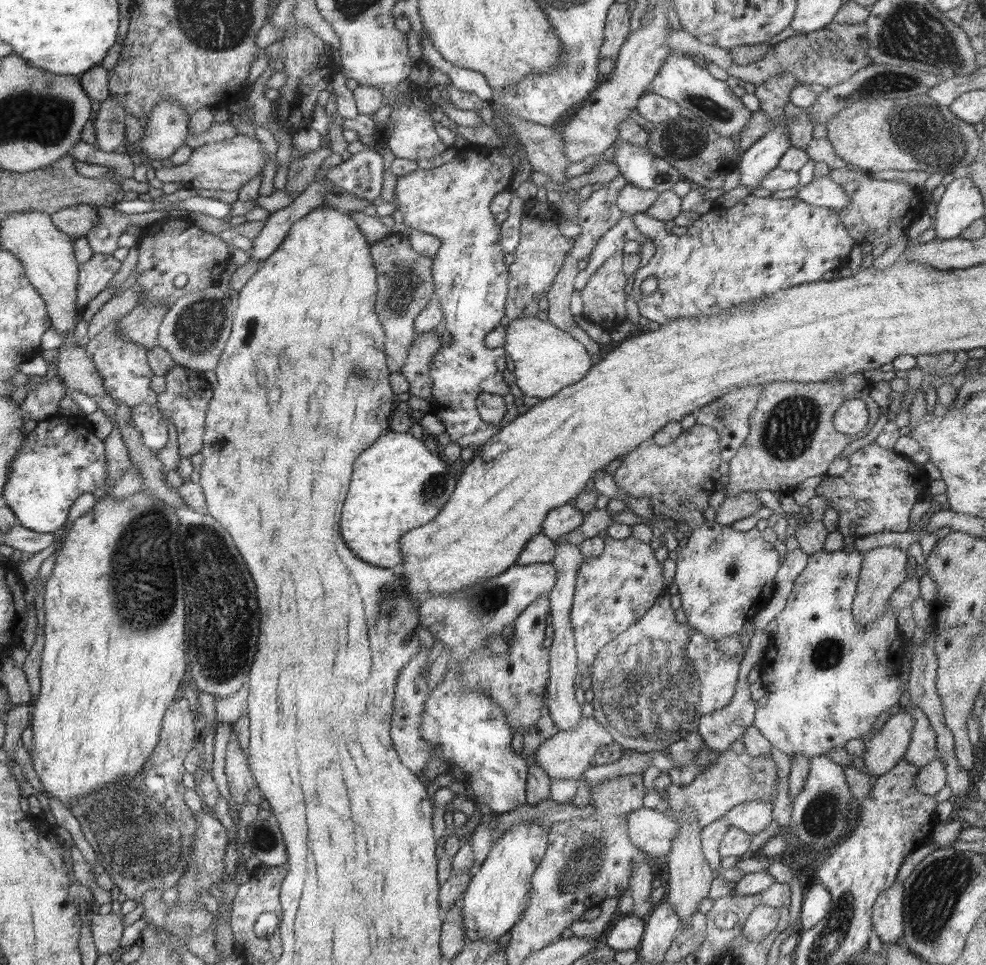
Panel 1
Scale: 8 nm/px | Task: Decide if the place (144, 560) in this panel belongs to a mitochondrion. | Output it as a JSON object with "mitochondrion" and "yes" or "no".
{"mitochondrion":"yes"}

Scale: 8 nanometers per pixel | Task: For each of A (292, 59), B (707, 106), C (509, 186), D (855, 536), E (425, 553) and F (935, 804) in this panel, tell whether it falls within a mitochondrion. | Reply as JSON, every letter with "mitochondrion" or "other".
{"A":"other","B":"mitochondrion","C":"other","D":"other","E":"other","F":"other"}

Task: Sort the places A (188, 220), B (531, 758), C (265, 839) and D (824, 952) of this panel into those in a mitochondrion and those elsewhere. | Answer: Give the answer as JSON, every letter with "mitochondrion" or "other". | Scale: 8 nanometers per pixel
{"A":"other","B":"other","C":"mitochondrion","D":"mitochondrion"}

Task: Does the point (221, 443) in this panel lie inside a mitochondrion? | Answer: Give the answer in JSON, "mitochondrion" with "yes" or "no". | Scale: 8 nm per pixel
{"mitochondrion":"no"}

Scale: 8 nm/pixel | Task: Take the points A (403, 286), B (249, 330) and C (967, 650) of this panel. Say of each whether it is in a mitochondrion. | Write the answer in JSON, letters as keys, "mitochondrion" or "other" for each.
{"A":"mitochondrion","B":"mitochondrion","C":"mitochondrion"}

